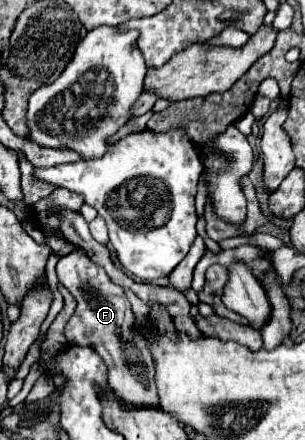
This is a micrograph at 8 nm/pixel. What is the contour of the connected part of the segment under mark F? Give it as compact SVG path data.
M82 249L60 257L56 263L58 281L74 295L78 307L66 325L66 341L72 345L92 347L108 367L108 385L120 393L124 405L156 405L156 385L152 373L152 357L148 347L132 333L134 315L120 285L114 285L100 265L88 261Z

